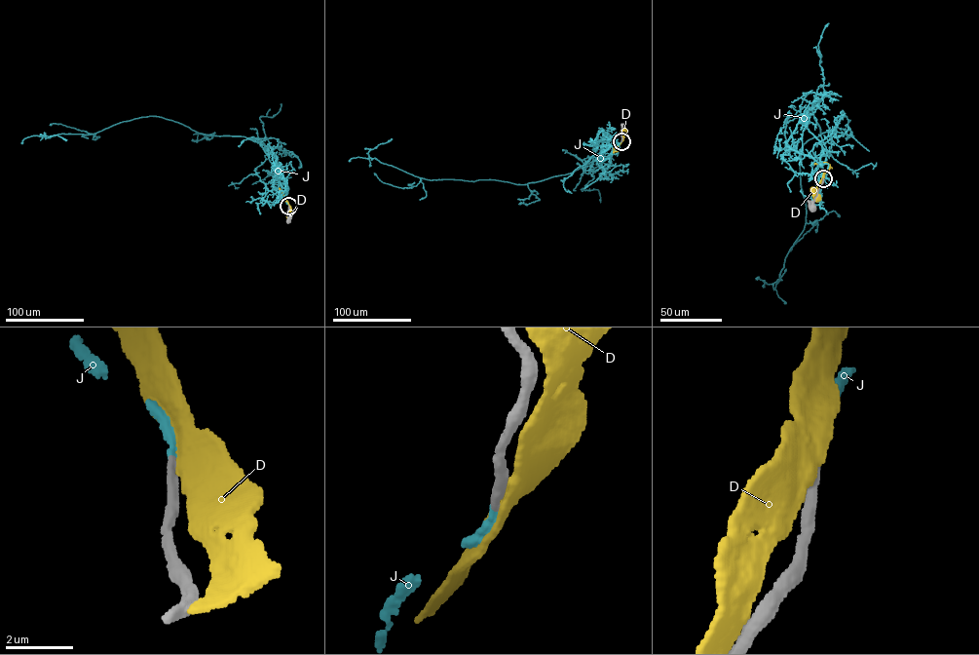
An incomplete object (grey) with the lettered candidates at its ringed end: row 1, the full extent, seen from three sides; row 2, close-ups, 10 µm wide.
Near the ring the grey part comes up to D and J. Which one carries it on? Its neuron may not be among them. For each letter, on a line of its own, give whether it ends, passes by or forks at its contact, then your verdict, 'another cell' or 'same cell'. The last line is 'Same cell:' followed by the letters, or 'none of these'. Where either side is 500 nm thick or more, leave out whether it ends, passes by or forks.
D: another cell
J: it ends | same cell
Same cell: J

